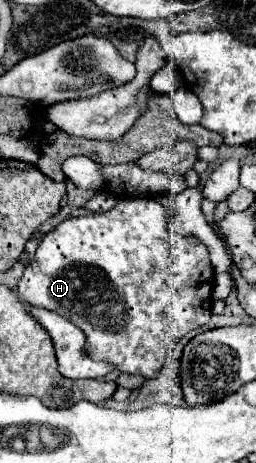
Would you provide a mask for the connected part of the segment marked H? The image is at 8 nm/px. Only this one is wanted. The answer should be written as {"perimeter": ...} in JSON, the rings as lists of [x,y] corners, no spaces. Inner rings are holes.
{"perimeter":[[[132,198],[120,200],[108,212],[90,212],[60,222],[40,240],[34,260],[18,282],[18,296],[34,306],[58,312],[80,326],[86,332],[86,350],[92,360],[108,362],[126,374],[156,378],[172,344],[210,320],[214,284],[206,246],[194,236],[174,236],[168,230],[170,218],[172,212],[162,202]]]}

